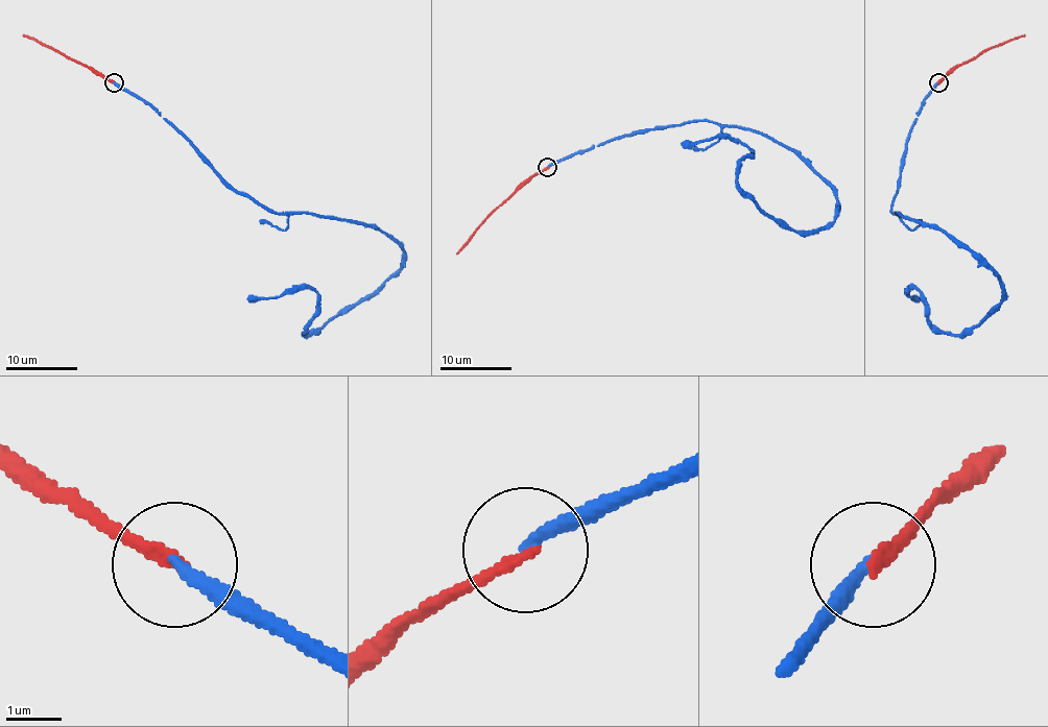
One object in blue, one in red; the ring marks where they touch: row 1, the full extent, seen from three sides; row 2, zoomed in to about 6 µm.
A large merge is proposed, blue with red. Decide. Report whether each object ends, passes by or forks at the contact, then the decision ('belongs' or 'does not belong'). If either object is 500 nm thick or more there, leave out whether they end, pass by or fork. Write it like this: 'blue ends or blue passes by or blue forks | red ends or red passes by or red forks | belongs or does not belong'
blue ends | red ends | does not belong

